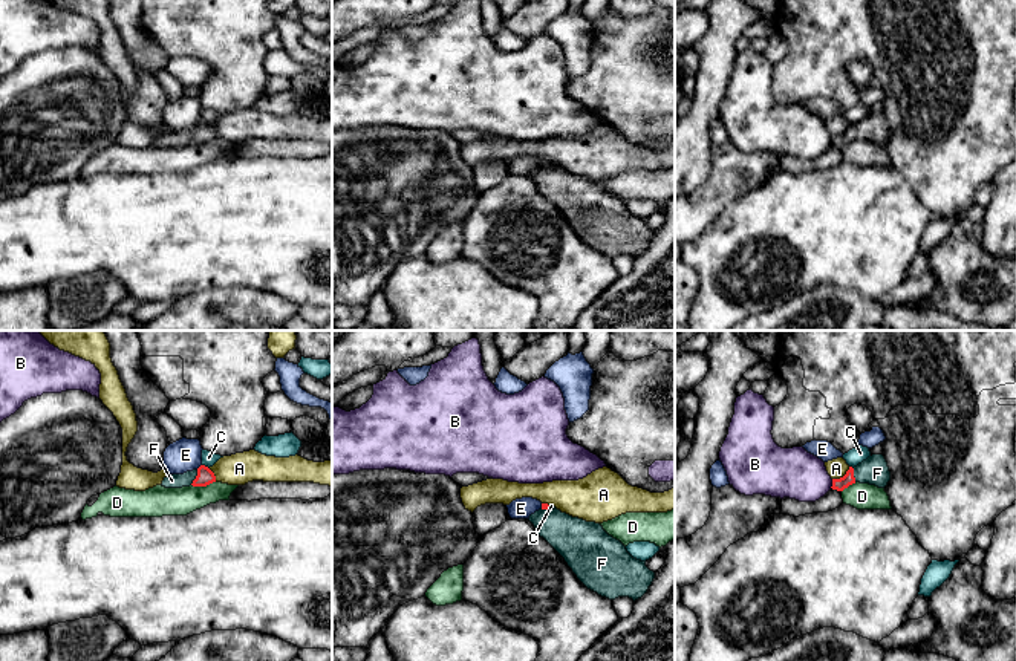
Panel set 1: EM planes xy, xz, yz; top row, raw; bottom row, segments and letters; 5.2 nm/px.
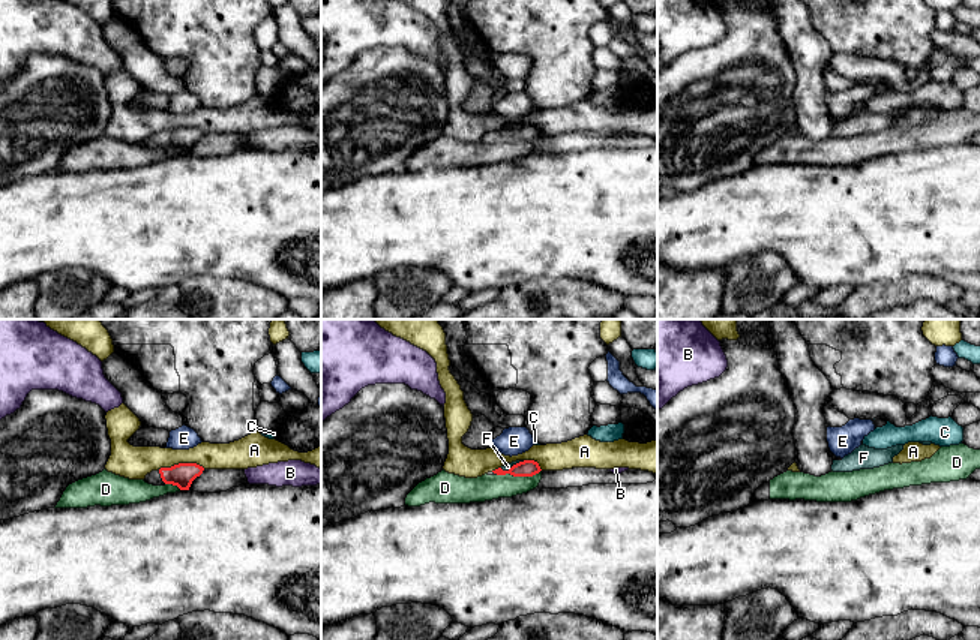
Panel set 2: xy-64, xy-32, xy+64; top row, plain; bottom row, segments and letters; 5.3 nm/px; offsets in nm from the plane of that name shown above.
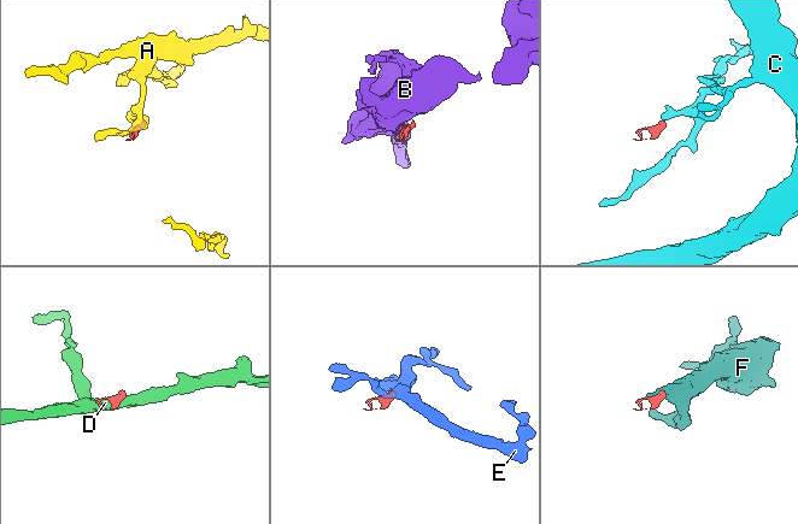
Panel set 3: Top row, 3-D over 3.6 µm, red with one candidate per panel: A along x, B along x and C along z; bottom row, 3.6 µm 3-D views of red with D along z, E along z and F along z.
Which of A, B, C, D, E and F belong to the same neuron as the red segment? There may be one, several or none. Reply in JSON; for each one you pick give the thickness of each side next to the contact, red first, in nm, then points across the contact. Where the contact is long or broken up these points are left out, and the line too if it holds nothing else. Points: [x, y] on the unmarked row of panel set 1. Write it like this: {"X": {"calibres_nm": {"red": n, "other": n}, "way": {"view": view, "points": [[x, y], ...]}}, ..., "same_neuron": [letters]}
{"F": {"calibres_nm": {"red": 90, "other": 80}}, "same_neuron": ["F"]}

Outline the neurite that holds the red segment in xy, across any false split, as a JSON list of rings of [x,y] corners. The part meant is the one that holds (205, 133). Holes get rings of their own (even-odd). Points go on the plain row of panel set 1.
[[[200,122],[197,127],[184,132],[168,132],[161,142],[165,145],[182,145],[190,142],[207,144],[213,139],[216,139],[214,130],[208,124]]]

